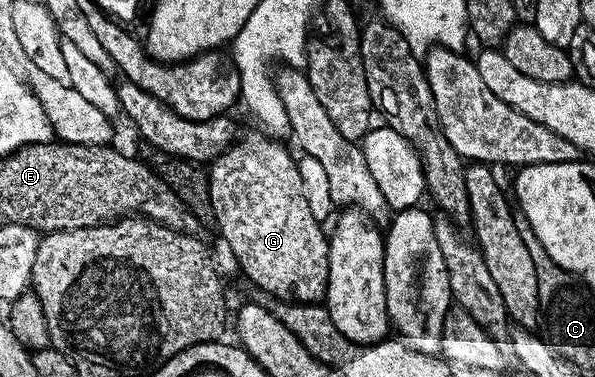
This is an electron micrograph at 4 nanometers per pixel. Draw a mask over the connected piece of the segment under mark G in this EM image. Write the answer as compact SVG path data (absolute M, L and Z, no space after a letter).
M266 134L247 135L232 142L223 154L210 164L207 180L213 205L214 226L219 226L233 258L255 287L275 295L279 301L319 303L327 293L329 277L328 236L323 235L320 220L309 213L309 201L305 201L305 185L301 185L301 173L296 156L282 147L280 140Z

